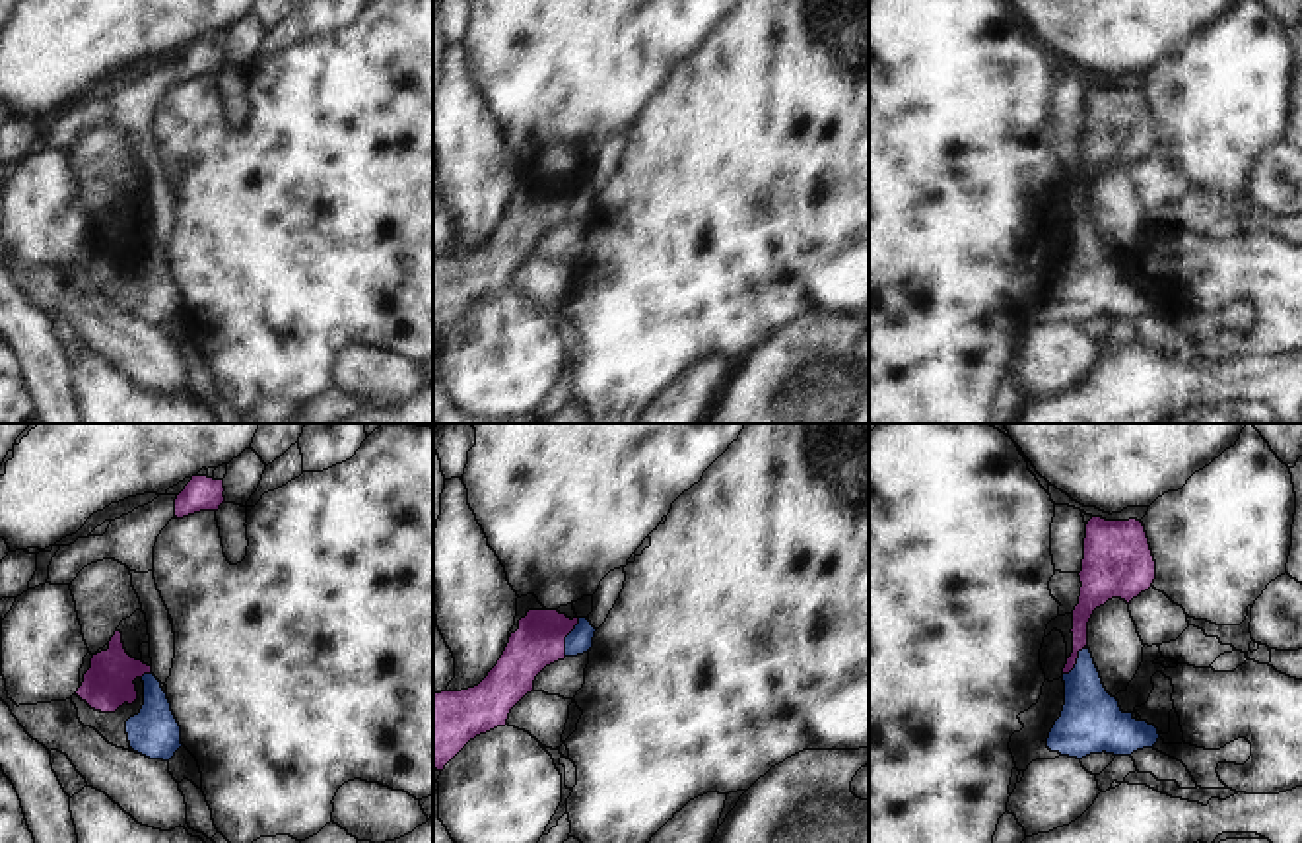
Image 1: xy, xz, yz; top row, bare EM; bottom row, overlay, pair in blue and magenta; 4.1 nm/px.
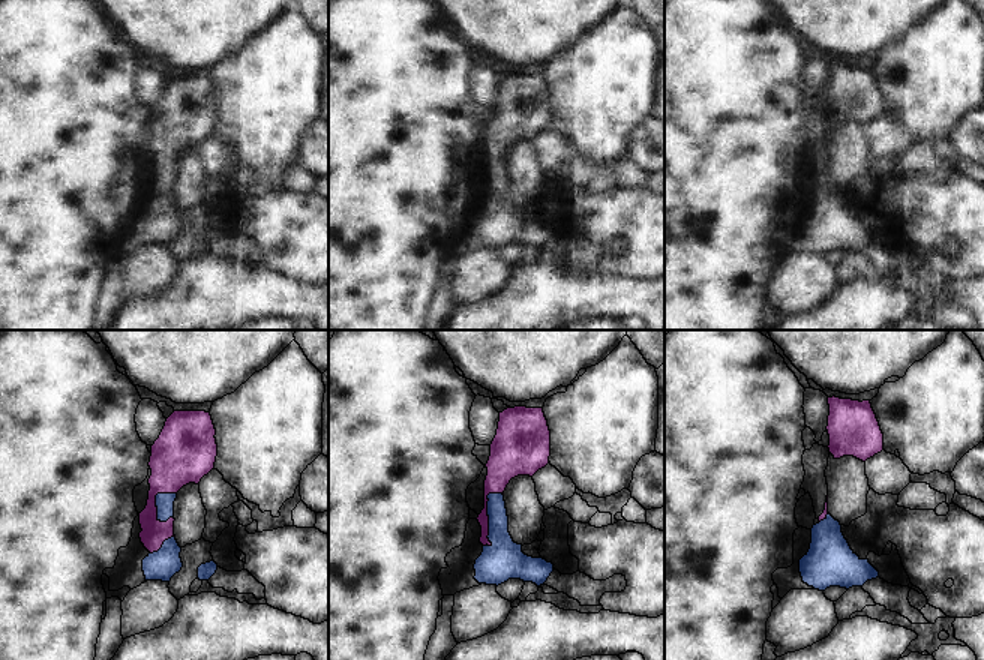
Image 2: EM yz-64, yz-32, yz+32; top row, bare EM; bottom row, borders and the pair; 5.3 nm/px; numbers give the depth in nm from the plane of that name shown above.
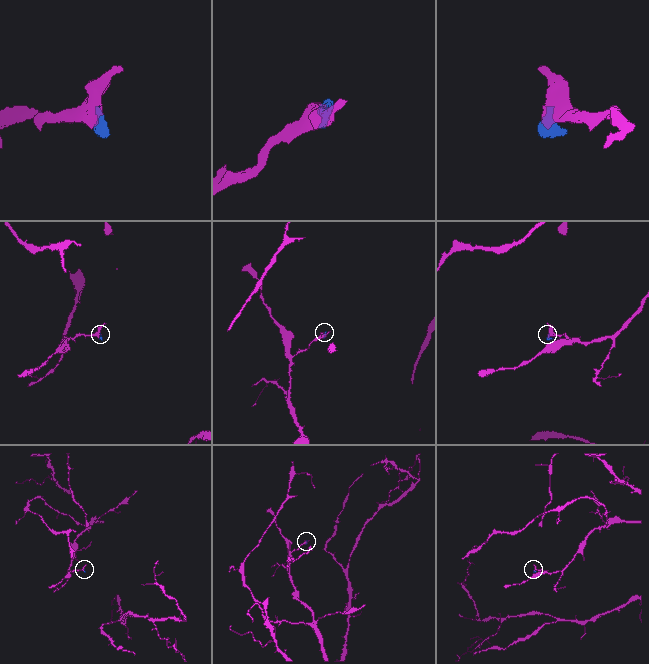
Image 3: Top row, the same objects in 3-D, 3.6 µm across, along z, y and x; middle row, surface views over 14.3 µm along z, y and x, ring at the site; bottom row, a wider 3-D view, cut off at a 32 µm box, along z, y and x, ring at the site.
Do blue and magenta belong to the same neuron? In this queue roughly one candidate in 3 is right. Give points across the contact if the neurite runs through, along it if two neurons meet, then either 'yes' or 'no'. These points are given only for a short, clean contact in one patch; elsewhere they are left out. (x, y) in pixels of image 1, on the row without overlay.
way xz (580, 204), (566, 202), (543, 202), (539, 206); yes

